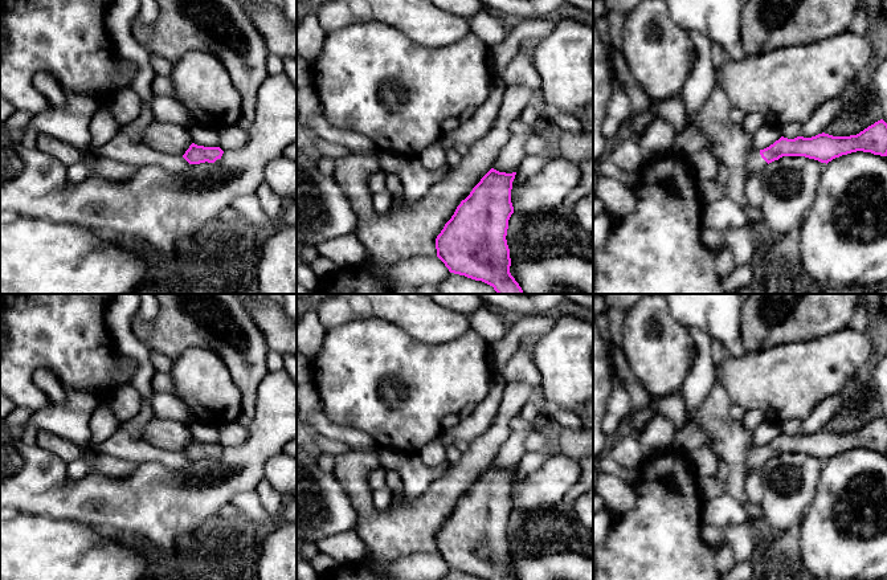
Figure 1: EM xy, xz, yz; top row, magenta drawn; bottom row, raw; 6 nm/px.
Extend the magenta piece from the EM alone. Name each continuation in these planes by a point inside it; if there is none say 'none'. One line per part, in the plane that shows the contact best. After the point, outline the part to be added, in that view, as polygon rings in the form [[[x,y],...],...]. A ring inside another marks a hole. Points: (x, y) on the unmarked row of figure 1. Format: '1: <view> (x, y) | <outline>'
1: yz (755, 460) | [[[760,448],[751,449],[745,462],[747,471],[755,469],[761,470],[767,461],[768,459],[761,454]]]

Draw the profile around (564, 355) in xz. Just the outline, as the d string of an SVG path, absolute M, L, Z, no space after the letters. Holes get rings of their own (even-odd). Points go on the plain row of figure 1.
M573 315L556 316L548 332L531 340L531 351L549 409L565 409L579 414L580 408L593 399L593 323Z

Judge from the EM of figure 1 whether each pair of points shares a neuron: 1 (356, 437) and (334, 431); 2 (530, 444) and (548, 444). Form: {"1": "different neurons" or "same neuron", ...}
{"1": "same neuron", "2": "same neuron"}

